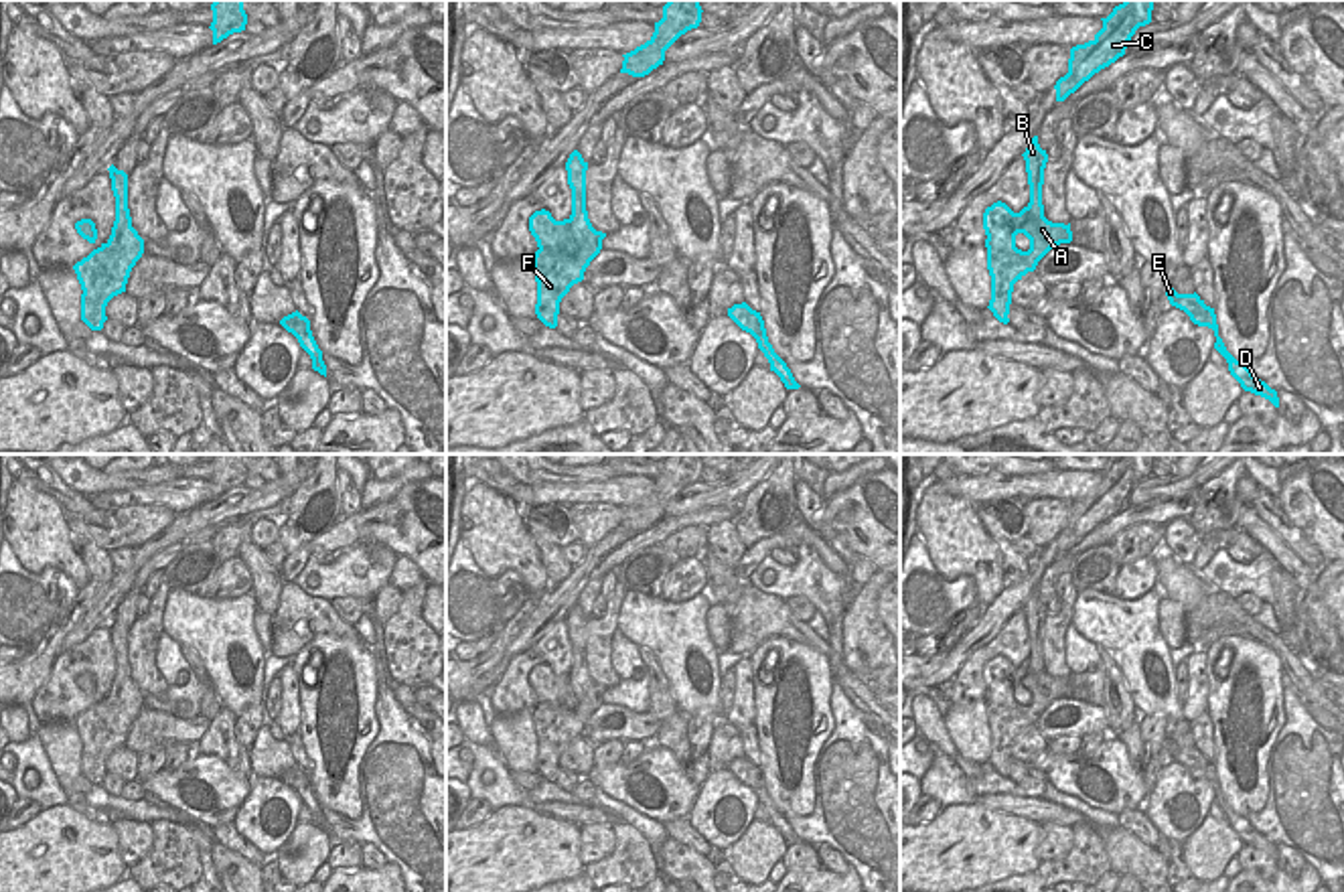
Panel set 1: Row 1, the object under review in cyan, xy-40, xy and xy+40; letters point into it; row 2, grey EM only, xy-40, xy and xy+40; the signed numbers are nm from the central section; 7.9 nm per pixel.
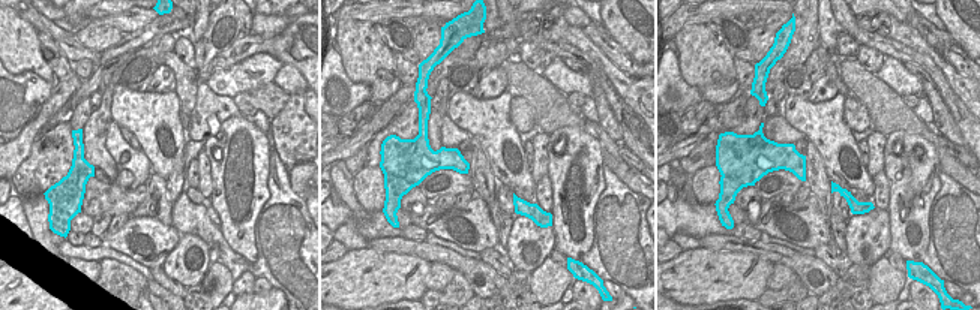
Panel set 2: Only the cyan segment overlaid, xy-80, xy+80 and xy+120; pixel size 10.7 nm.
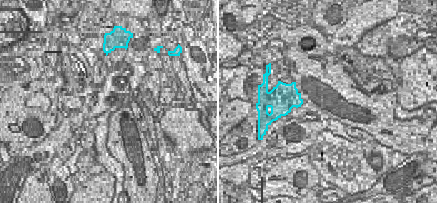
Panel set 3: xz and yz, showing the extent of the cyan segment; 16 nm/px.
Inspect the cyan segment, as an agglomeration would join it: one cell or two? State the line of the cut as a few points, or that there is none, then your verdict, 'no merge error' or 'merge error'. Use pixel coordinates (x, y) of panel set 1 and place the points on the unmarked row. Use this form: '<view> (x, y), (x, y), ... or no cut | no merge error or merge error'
xy (570, 674), (576, 706), (540, 704) | merge error

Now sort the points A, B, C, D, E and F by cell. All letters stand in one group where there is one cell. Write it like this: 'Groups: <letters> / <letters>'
Groups: A D E / B C F.

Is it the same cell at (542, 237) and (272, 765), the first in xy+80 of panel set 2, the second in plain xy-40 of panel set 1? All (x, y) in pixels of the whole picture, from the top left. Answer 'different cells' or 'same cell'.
different cells

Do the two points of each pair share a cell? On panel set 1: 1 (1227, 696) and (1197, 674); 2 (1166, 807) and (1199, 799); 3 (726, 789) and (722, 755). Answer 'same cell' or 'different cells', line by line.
1: different cells
2: same cell
3: different cells

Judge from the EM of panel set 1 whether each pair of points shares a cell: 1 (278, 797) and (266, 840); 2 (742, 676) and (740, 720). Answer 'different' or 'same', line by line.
1: same
2: same

